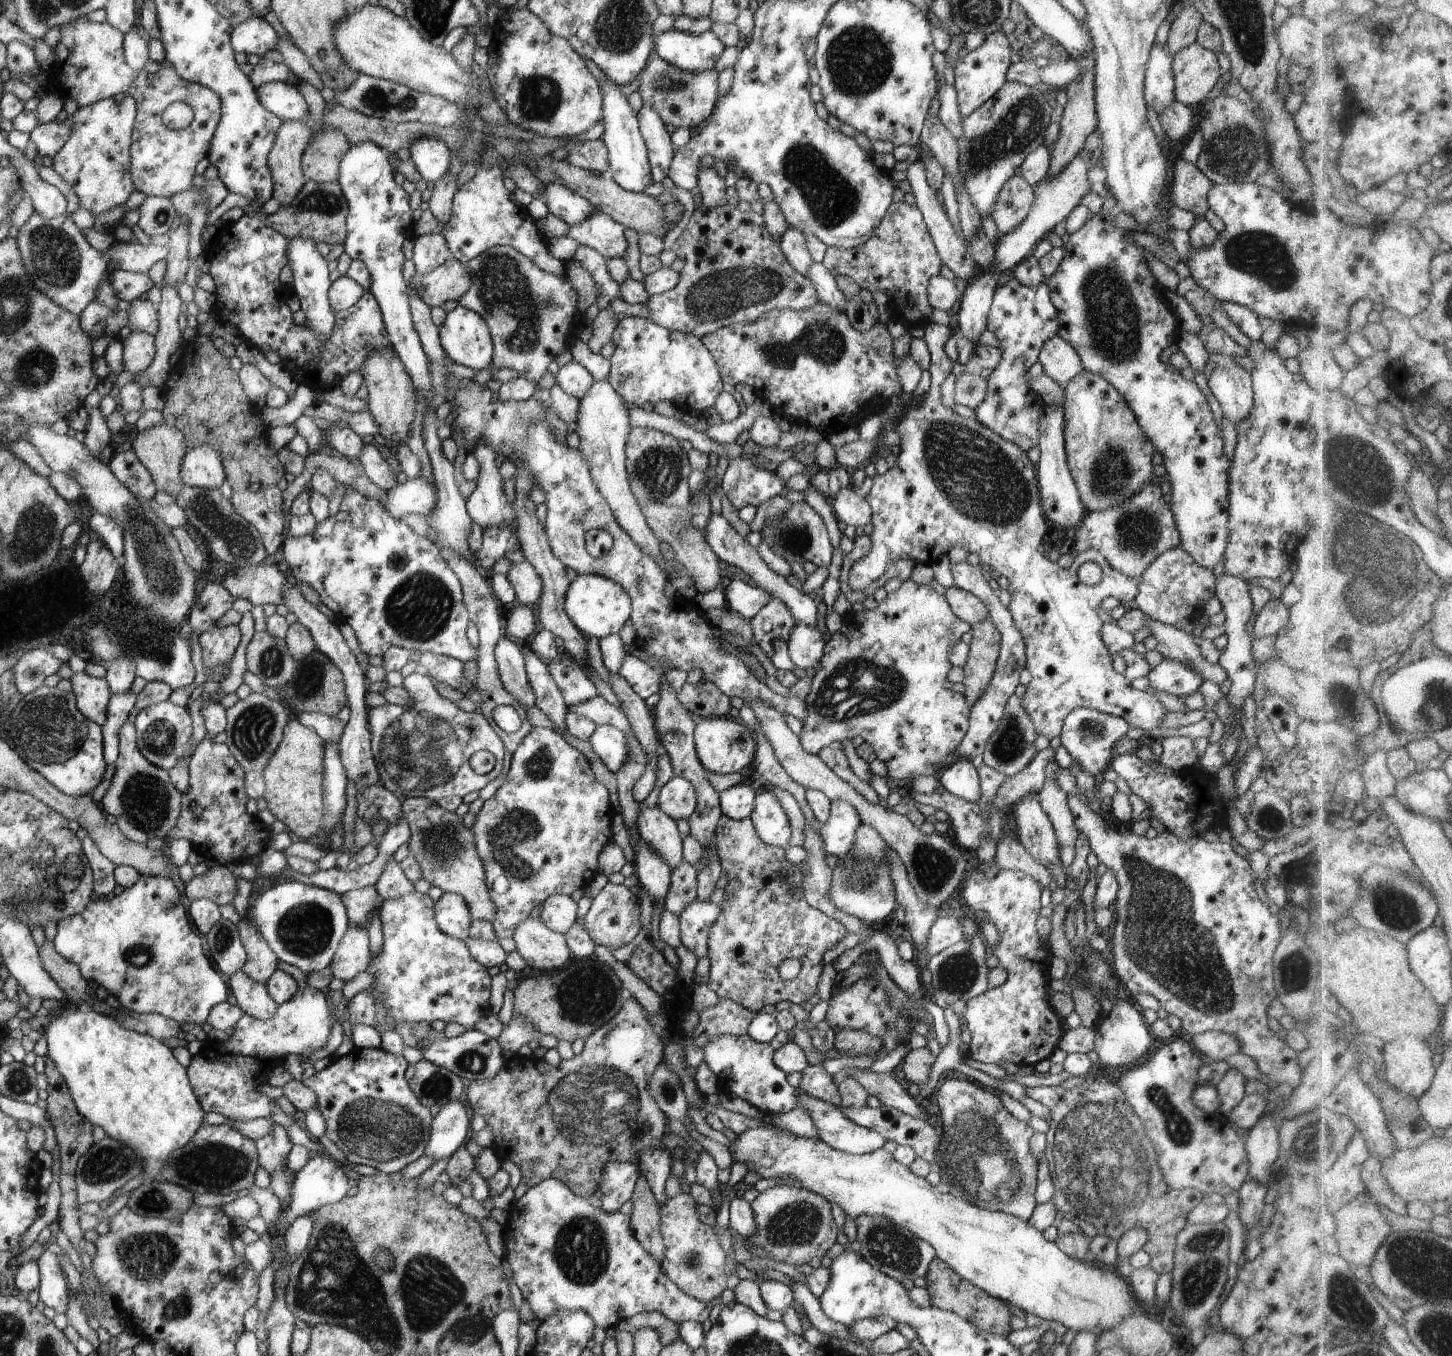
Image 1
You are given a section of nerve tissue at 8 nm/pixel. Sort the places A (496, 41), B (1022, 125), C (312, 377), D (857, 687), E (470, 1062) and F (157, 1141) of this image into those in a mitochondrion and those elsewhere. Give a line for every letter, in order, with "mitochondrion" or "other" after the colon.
A: other
B: mitochondrion
C: other
D: mitochondrion
E: mitochondrion
F: other

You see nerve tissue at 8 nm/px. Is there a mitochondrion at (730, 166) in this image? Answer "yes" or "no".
no

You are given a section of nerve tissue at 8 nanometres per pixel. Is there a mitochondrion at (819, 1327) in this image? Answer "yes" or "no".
no

